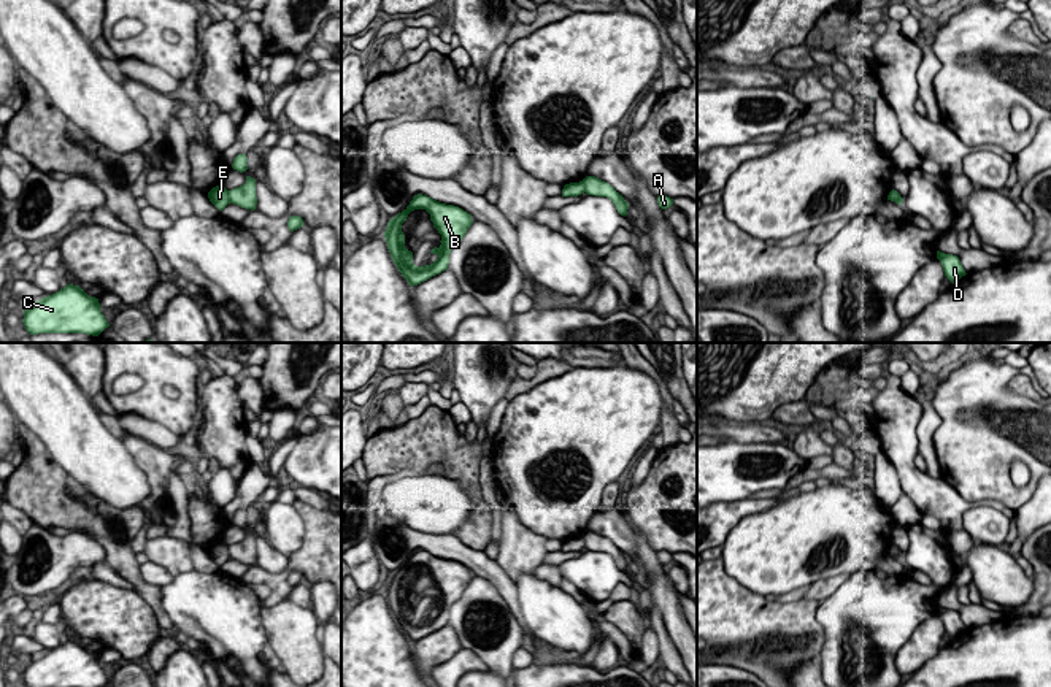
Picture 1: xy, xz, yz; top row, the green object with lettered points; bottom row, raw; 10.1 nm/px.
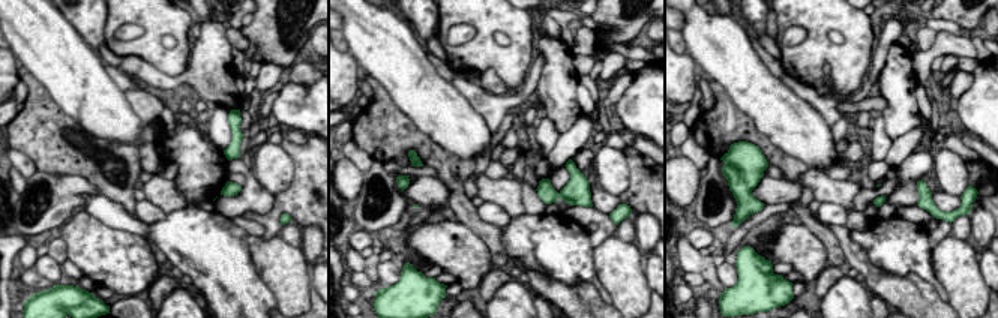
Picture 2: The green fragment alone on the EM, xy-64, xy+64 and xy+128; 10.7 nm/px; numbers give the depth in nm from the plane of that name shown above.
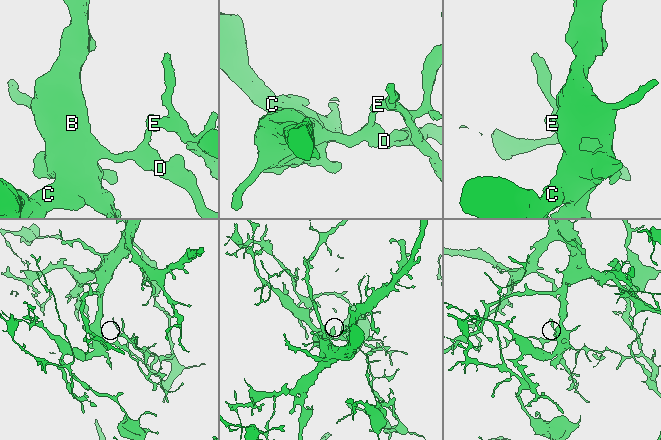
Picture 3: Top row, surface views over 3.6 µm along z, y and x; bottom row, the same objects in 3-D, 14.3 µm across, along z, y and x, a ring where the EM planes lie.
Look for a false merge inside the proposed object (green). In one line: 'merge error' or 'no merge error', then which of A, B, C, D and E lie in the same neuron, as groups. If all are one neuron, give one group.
merge error | A / B C D E

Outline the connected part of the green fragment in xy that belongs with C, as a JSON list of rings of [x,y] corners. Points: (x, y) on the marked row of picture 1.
[[[73,284],[30,303],[24,311],[22,322],[30,335],[86,333],[98,336],[110,327],[100,311],[98,298],[89,297]]]

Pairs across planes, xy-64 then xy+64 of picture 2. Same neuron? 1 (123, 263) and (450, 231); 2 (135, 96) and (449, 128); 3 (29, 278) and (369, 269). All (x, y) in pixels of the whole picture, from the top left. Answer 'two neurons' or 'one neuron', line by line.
1: one neuron
2: two neurons
3: two neurons

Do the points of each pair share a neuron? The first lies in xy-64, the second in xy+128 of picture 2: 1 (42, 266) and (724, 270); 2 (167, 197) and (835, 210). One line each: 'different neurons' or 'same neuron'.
1: same neuron
2: different neurons

